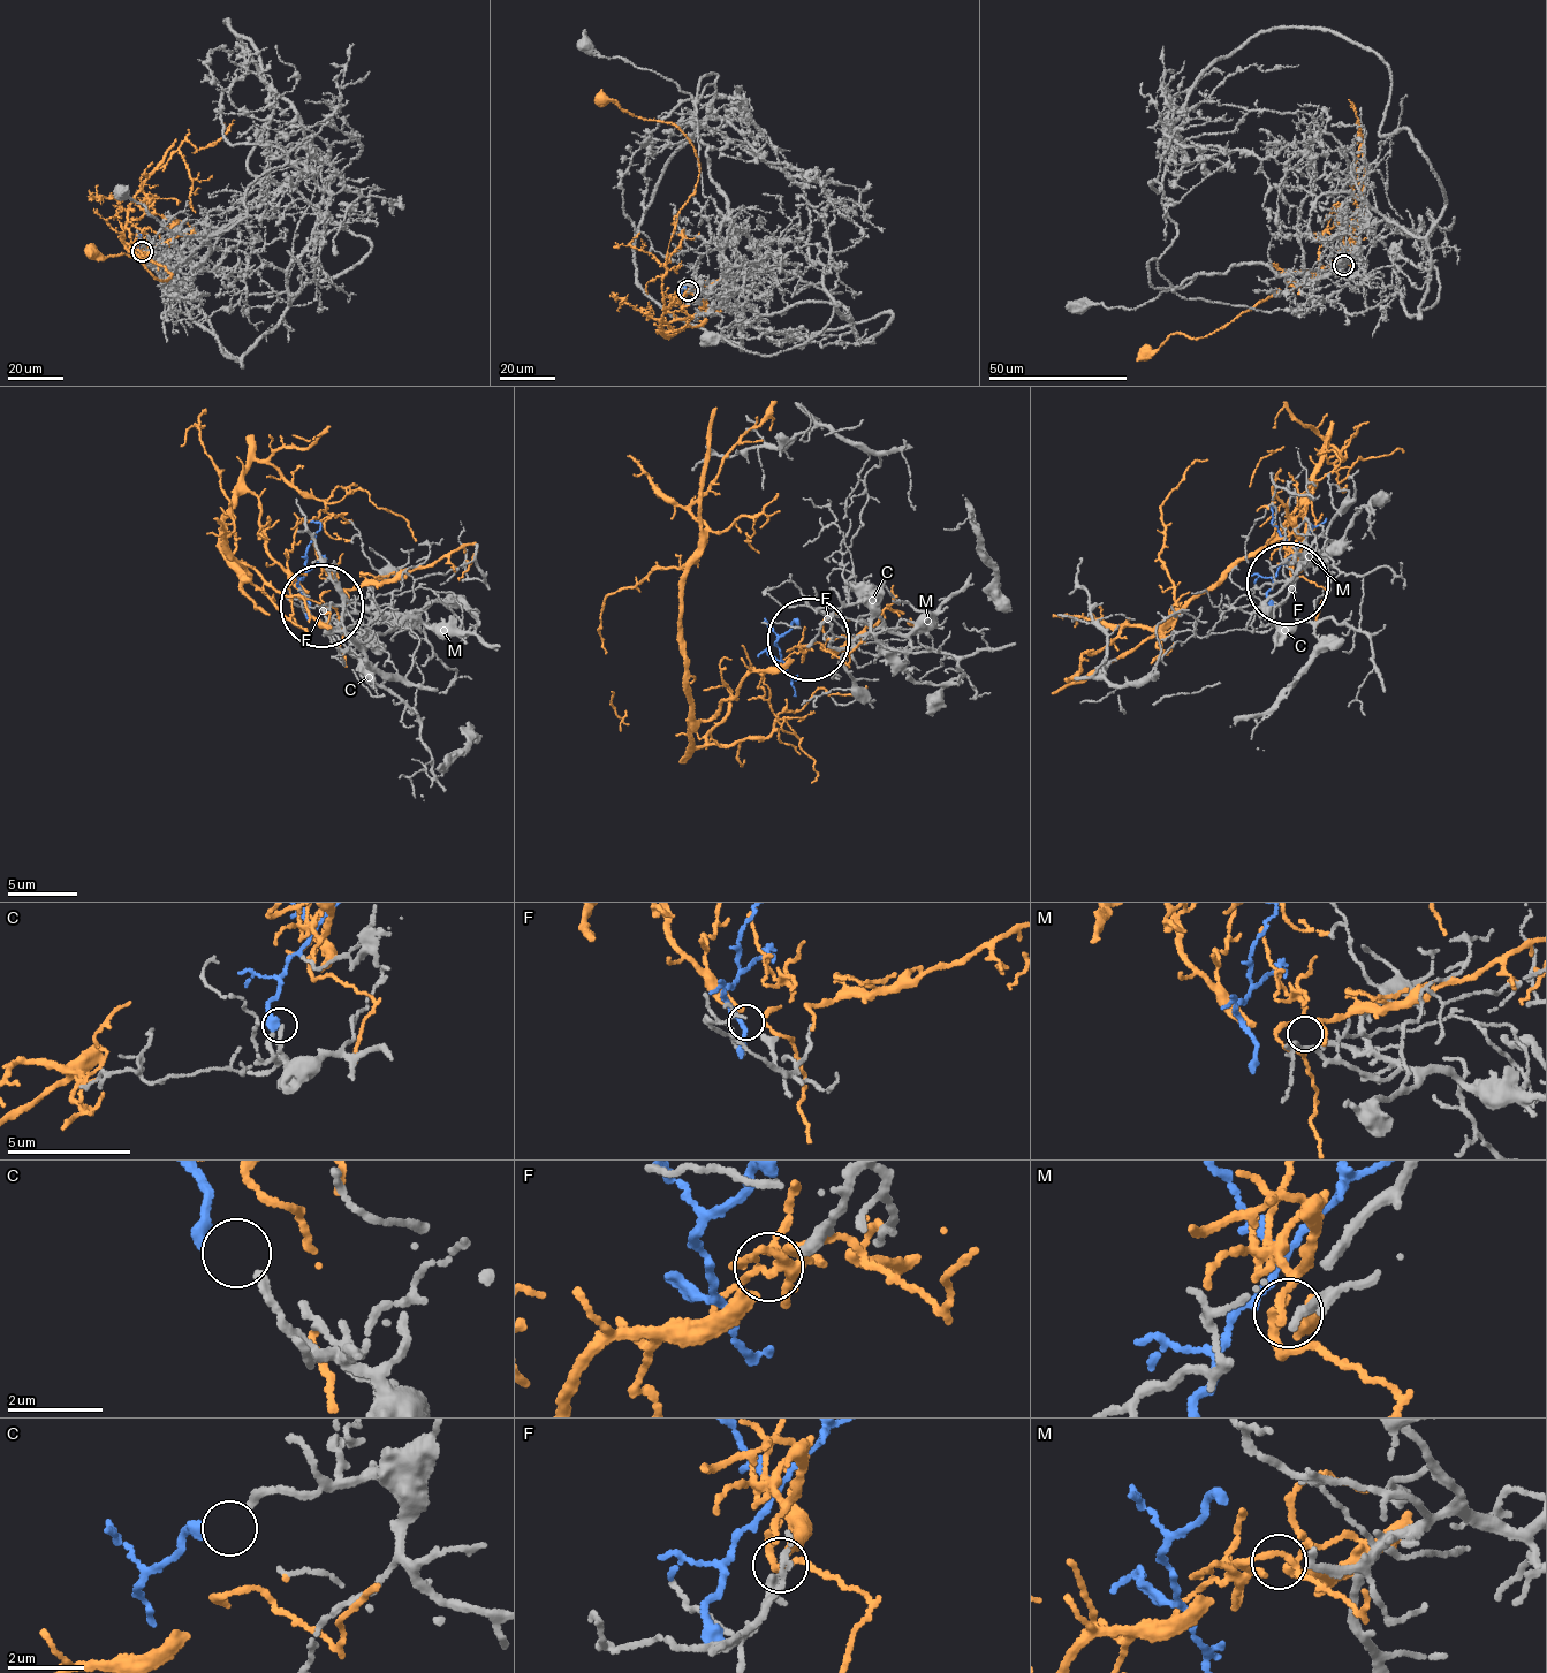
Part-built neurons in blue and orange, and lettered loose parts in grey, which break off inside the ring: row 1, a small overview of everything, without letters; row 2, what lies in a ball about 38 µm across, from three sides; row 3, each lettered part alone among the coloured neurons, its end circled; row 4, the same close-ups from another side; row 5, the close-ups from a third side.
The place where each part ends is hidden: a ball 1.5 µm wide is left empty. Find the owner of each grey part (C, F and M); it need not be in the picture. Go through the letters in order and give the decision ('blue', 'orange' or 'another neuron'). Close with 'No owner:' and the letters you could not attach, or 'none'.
C: blue
F: orange
M: another neuron
No owner: M

